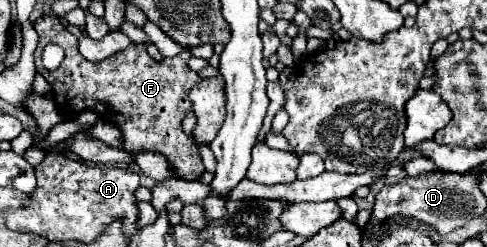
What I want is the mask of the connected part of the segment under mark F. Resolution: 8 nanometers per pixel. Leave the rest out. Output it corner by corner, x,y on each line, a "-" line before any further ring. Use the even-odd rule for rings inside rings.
56,16
38,18
34,22
34,30
40,38
34,52
36,70
48,80
64,120
92,110
100,120
114,122
122,130
124,148
128,152
160,152
184,180
196,180
204,172
194,140
182,130
182,118
190,110
188,92
202,80
186,64
190,58
188,50
174,58
156,62
150,58
144,44
132,42
126,50
120,50
100,62
88,62
78,52
78,38
66,30
-
46,44
58,44
66,52
60,68
52,72
42,68
42,50

